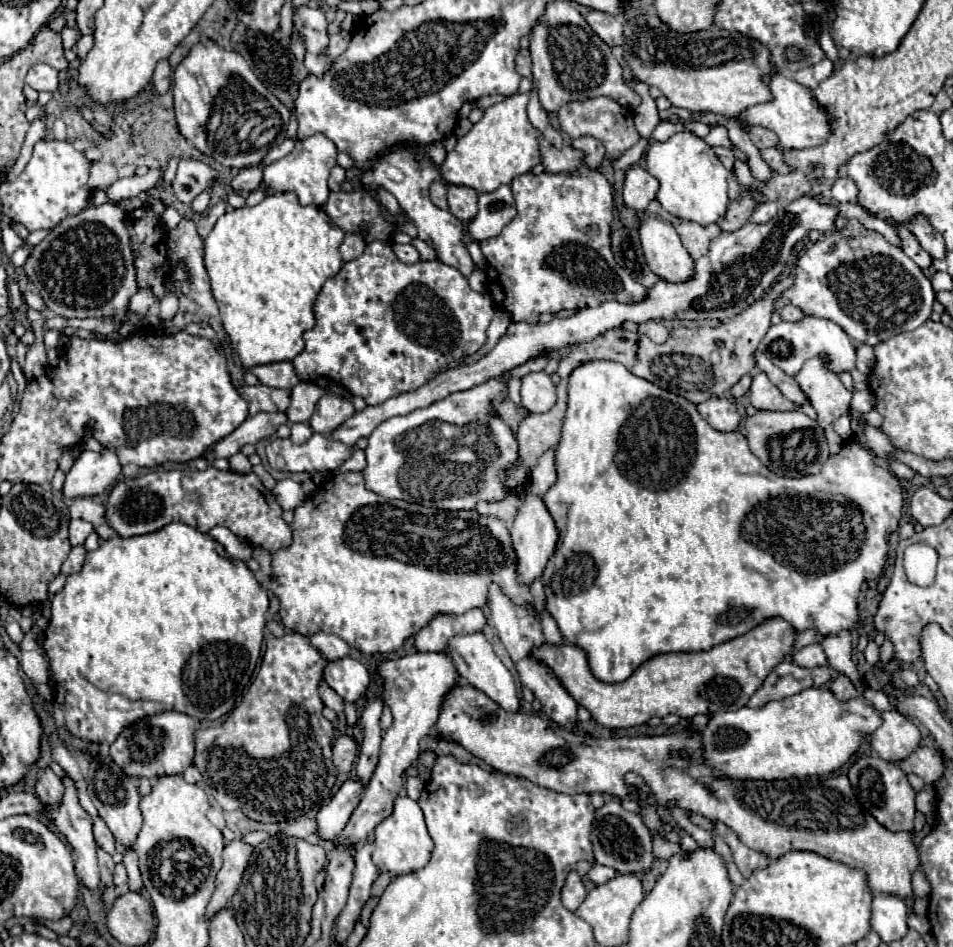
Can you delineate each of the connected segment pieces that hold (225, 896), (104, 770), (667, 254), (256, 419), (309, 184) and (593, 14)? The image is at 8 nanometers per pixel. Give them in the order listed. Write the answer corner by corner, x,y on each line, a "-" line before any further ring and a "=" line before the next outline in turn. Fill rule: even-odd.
234,840
224,848
224,854
222,854
224,864
216,876
216,890
206,908
206,920
214,918
220,910
228,908
230,896
234,896
234,892
240,886
240,880
248,866
250,854
252,854
252,846
244,844
242,840
=
102,752
98,758
94,758
86,772
86,784
88,784
88,796
92,798
92,804
96,806
100,818
106,822
110,832
114,834
116,846
124,852
134,848
138,832
142,828
142,816
138,810
140,794
138,794
138,780
122,774
122,768
114,766
112,758
=
642,218
640,242
646,262
654,274
666,282
688,282
694,278
694,260
682,246
672,224
660,218
=
262,412
256,414
252,418
246,418
242,426
238,426
230,436
226,436
222,442
214,444
212,452
206,456
206,460
214,460
214,458
230,458
236,452
240,452
240,448
244,444
256,444
258,440
270,438
272,434
276,434
276,430
288,424
288,416
286,412
=
314,134
310,138
296,140
296,146
288,156
280,158
278,162
274,162
270,166
264,166
264,184
266,184
266,188
270,188
274,192
296,192
302,206
308,206
308,204
322,206
322,204
326,204
326,198
330,194
328,176
336,164
336,154
338,152
336,152
334,142
330,142
322,134
=
590,10
586,14
586,22
608,46
622,44
622,20
620,18
600,12
600,10

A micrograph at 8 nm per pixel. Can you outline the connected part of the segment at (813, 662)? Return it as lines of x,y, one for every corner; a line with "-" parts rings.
810,644
792,654
792,662
804,668
816,668
816,666
828,666
828,658
824,654
824,648
820,644

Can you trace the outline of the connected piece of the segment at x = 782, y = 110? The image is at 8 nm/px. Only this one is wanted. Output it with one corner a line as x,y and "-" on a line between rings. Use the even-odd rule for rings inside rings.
780,72
766,74
762,80
768,84
768,88
772,92
772,100
744,110
744,118
750,124
760,124
760,126
776,132
782,148
814,148
814,146
820,146
822,142
826,142
826,138
830,136
826,112
814,102
810,88
800,86
796,80
792,80

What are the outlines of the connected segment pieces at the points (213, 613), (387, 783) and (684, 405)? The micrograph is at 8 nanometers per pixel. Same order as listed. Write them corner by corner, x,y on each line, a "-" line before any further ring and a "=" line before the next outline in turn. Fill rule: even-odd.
172,522
170,526
164,526
162,530
154,534
144,534
138,538
110,538
102,542
94,552
86,554
86,562
78,574
70,574
66,580
66,586
54,596
52,600
52,618
46,630
46,642
44,650
48,656
49,668
54,666
54,662
62,662
62,652
66,658
78,668
78,672
88,680
98,686
98,690
120,694
128,700
148,700
148,702
160,702
166,704
166,710
176,710
182,714
188,714
196,720
218,720
224,714
228,714
244,688
250,682
250,674
254,674
256,662
261,657
261,647
263,642
263,632
266,625
266,612
270,603
269,592
266,592
256,576
248,570
248,566
240,560
232,560
224,548
220,550
220,544
212,540
208,534
198,532
196,528
182,524
182,522
=
414,652
414,654
408,654
404,658
398,658
398,660
388,660
388,662
382,662
380,664
380,674
384,676
384,702
386,706
392,710
392,716
394,716
394,722
392,726
386,730
384,738
382,738
382,750
380,750
380,760
378,760
378,766
364,790
364,796
358,804
358,808
352,812
346,828
336,836
336,842
342,844
342,846
352,846
356,848
358,844
362,844
366,838
368,838
368,832
372,832
384,818
388,818
392,814
392,804
394,804
394,798
398,796
398,792
402,790
402,784
404,784
404,770
416,762
418,754
420,754
420,738
424,738
426,734
432,732
432,726
436,724
438,716
440,716
440,710
442,710
442,702
444,698
458,686
458,678
460,674
456,672
456,666
452,662
452,658
446,654
446,652
=
602,360
588,362
586,366
578,366
578,370
574,370
574,374
570,374
570,380
568,380
568,410
566,410
566,418
564,418
564,424
562,424
562,440
560,440
558,450
556,450
556,470
558,470
558,480
544,494
543,501
554,520
563,521
566,517
566,534
562,534
562,538
560,538
560,542
556,546
556,552
554,552
554,574
550,578
548,588
544,588
546,590
546,600
550,600
550,610
548,612
554,616
554,620
558,624
562,636
572,646
578,646
578,648
582,648
586,652
588,666
590,666
594,678
598,678
600,682
606,682
606,684
628,680
638,666
642,666
646,660
650,660
652,656
658,656
658,654
710,650
710,648
714,648
720,642
726,642
726,640
732,640
732,638
736,638
740,634
746,634
748,630
752,630
754,626
758,626
760,622
764,622
770,616
782,616
782,618
786,618
798,632
802,632
806,628
816,628
822,634
836,634
836,632
840,632
844,628
852,630
858,624
858,604
856,604
856,598
860,594
860,588
862,588
862,584
866,580
876,580
882,574
882,568
886,564
886,554
888,554
888,536
898,528
900,518
902,518
902,506
904,506
904,496
902,496
900,482
886,468
876,466
872,462
872,456
866,450
862,450
858,444
854,444
854,442
846,442
842,446
840,454
830,456
828,462
822,466
822,472
820,474
816,474
816,476
802,476
802,478
782,478
782,476
770,472
766,466
759,462
758,458
754,458
754,454
748,450
746,438
740,432
728,432
728,434
724,434
724,432
718,432
718,430
710,428
708,422
698,414
696,406
690,400
686,400
682,396
676,396
676,394
670,394
668,390
662,390
662,388
654,386
652,382
646,382
644,378
638,378
638,376
630,374
618,362
602,362

